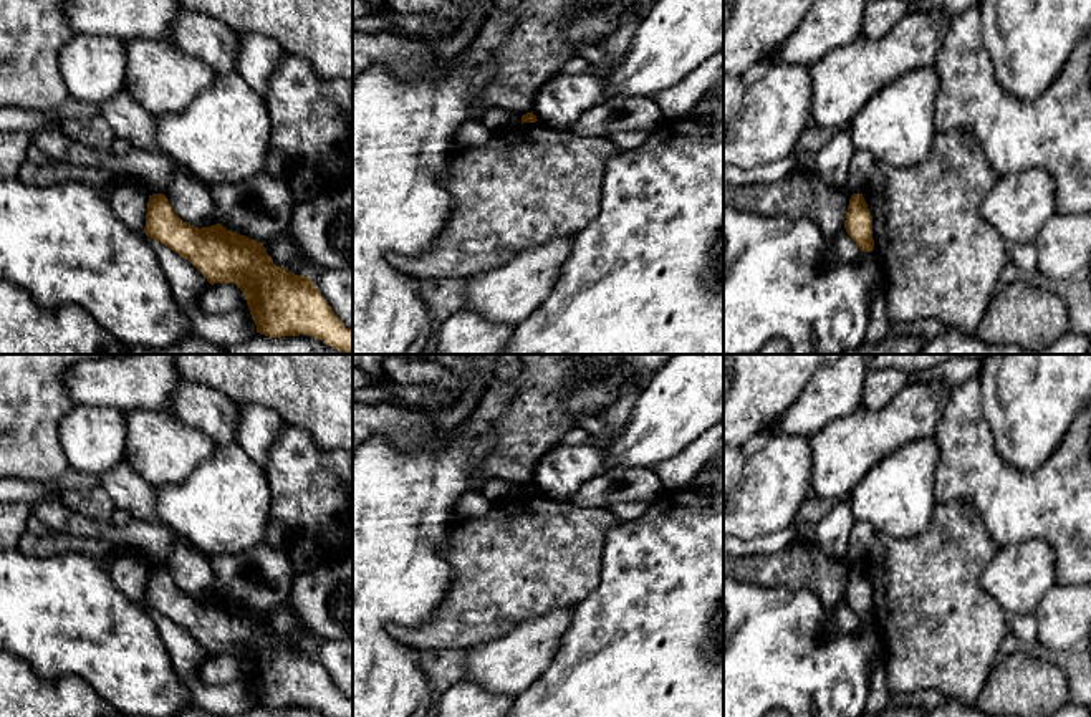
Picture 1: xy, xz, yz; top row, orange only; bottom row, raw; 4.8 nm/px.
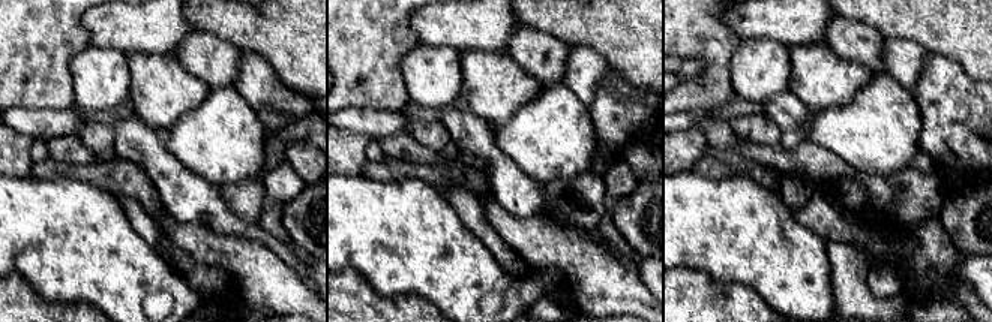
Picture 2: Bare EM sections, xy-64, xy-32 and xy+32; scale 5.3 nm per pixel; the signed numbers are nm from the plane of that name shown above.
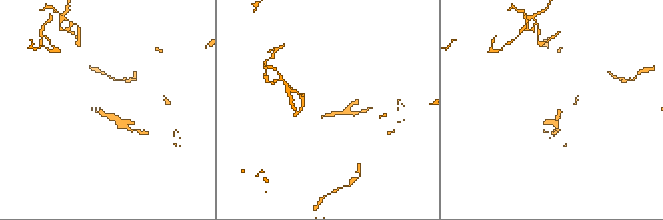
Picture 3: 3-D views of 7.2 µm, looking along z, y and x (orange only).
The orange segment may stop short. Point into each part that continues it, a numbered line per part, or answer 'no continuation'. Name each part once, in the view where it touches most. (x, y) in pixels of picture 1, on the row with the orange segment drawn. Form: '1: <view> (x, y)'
no continuation

